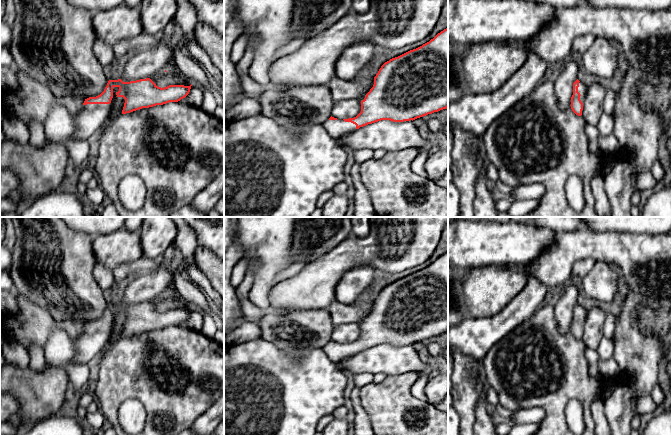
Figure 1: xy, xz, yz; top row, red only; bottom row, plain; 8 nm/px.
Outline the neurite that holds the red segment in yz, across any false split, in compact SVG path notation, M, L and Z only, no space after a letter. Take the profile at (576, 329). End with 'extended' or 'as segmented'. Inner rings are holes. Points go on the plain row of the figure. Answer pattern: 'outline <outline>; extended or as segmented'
outline M578 303L573 307L573 319L571 321L571 333L578 339L582 339L583 328L587 310Z; extended

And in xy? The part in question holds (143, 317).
outline M150 302L123 306L121 303L109 304L104 315L94 321L85 323L80 335L73 341L76 363L88 363L98 356L109 342L115 321L125 323L121 338L142 332L178 326L185 322L191 310L169 309L158 311Z; extended

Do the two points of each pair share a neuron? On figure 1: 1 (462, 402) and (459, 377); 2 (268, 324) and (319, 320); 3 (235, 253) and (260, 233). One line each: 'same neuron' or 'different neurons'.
1: same neuron
2: same neuron
3: different neurons

